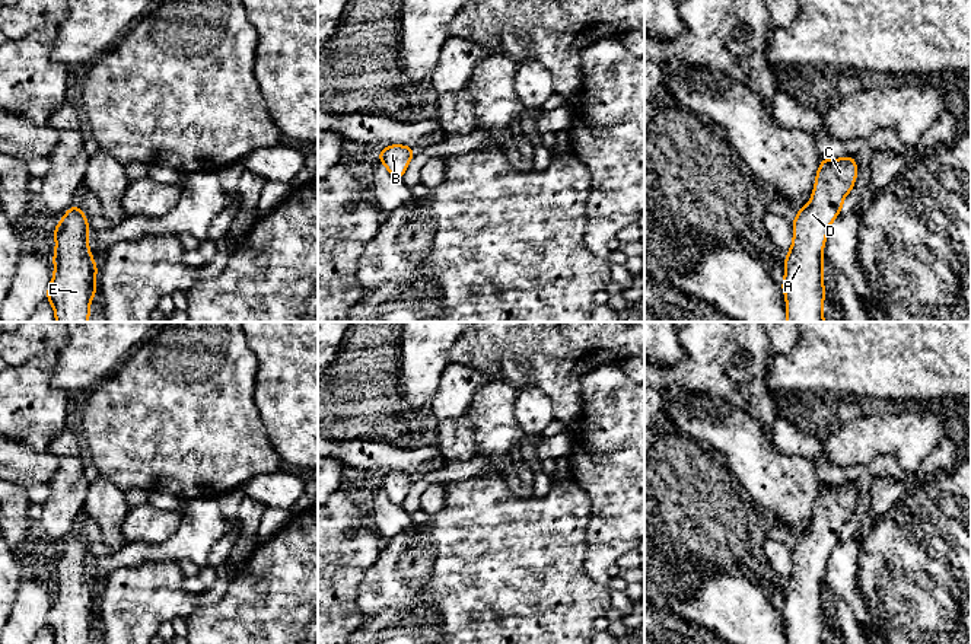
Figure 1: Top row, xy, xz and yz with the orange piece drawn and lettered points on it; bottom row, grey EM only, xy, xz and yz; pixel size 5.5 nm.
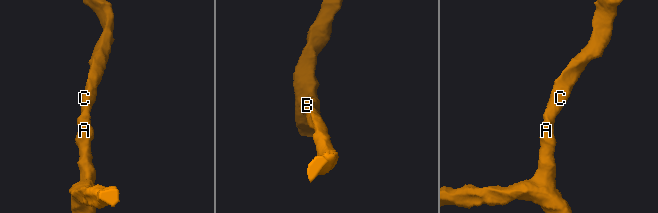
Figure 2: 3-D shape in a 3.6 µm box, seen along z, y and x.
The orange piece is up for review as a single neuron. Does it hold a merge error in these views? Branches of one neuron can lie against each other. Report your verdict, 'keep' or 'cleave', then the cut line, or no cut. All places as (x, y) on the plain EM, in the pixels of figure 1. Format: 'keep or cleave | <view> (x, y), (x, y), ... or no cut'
keep | no cut

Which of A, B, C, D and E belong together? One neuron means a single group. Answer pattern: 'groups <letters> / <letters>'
groups A B C D E

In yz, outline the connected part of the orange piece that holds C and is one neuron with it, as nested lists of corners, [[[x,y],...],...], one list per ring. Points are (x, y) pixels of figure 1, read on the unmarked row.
[[[854,482],[822,485],[811,527],[792,546],[793,570],[784,586],[786,644],[824,644],[822,577],[831,549],[841,539],[846,522],[859,500]]]

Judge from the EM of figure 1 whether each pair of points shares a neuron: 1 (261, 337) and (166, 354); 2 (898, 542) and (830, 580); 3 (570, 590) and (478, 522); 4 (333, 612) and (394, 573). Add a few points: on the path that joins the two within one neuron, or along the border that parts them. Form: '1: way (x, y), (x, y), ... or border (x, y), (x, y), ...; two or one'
1: border (245, 337), (257, 362), (255, 373); two
2: border (858, 542), (858, 587), (865, 599); two
3: way (547, 577), (544, 574), (531, 574), (502, 545); one
4: border (372, 566), (359, 587), (362, 624), (357, 628); two

